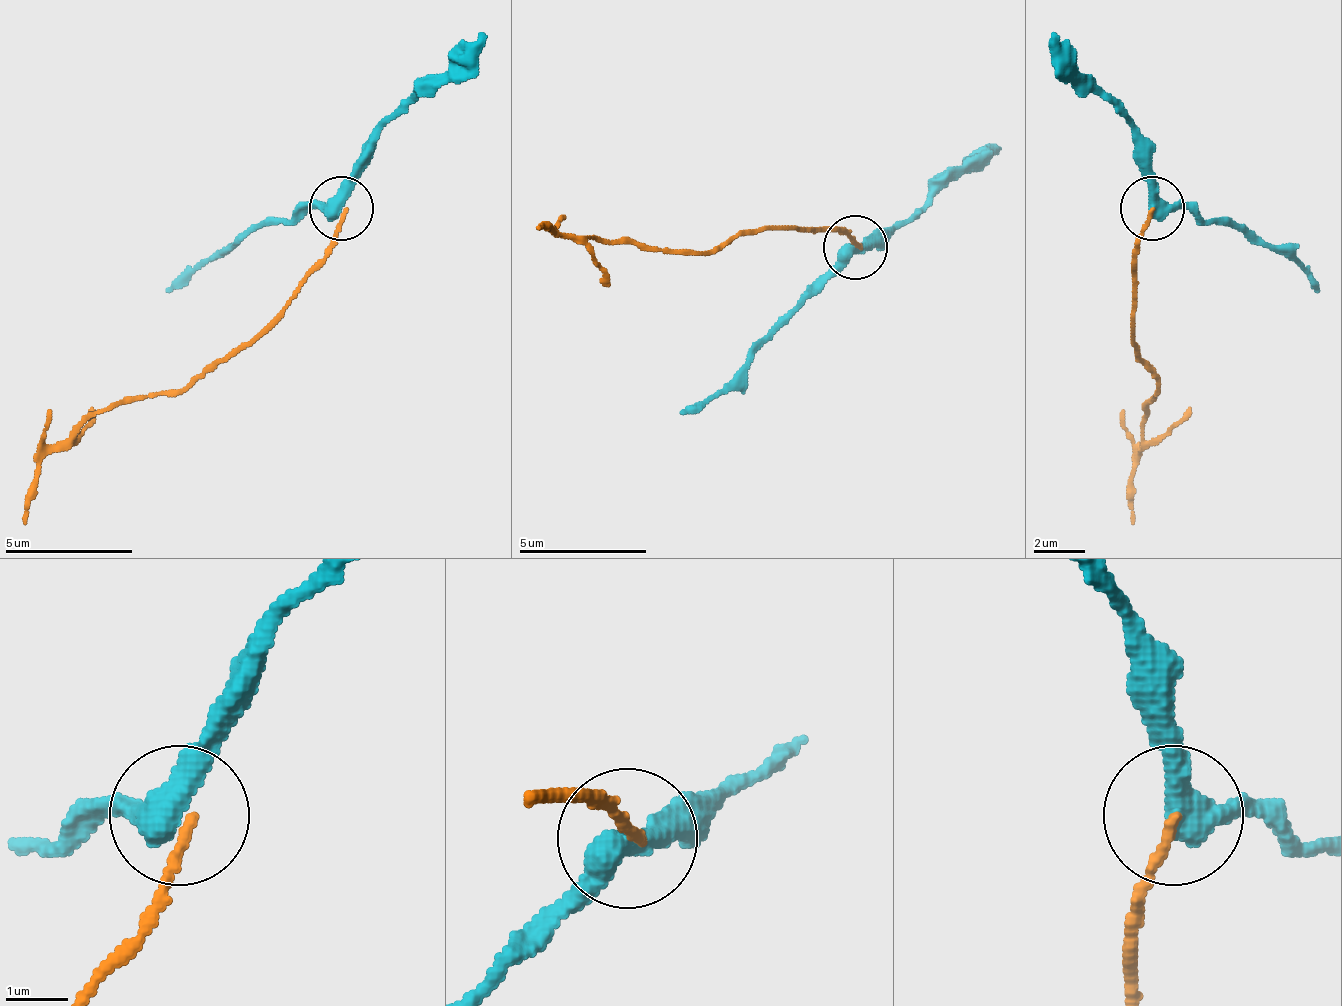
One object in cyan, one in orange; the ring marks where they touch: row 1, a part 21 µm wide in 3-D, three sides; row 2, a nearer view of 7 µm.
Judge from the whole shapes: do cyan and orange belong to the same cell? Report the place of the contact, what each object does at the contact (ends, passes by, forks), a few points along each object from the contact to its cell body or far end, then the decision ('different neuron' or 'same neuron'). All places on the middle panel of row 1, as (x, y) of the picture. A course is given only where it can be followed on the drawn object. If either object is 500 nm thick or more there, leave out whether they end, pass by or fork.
(855, 247) | cyan passes by | orange ends | cyan via (853, 248), (879, 248), (1000, 146) | orange via (859, 248), (840, 229), (757, 229), (694, 255), (540, 229) | different neuron

